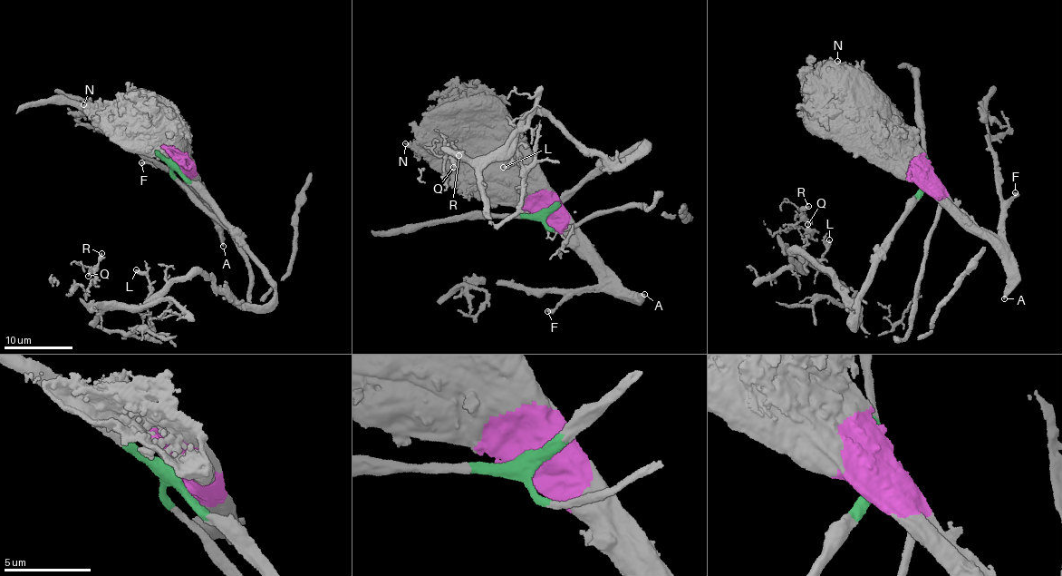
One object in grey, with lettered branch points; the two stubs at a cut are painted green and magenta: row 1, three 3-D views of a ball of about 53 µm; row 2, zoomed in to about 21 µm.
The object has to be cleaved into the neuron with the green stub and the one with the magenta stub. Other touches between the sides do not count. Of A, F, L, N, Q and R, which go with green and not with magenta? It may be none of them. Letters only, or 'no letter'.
L, Q, R

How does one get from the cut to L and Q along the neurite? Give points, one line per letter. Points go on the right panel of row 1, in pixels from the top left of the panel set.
L: (931, 177), (850, 322), (843, 288), (801, 252), (789, 257), (801, 265), (821, 257), (829, 239)
Q: (931, 177), (850, 322), (843, 288), (789, 249), (804, 268), (776, 233), (808, 224)

